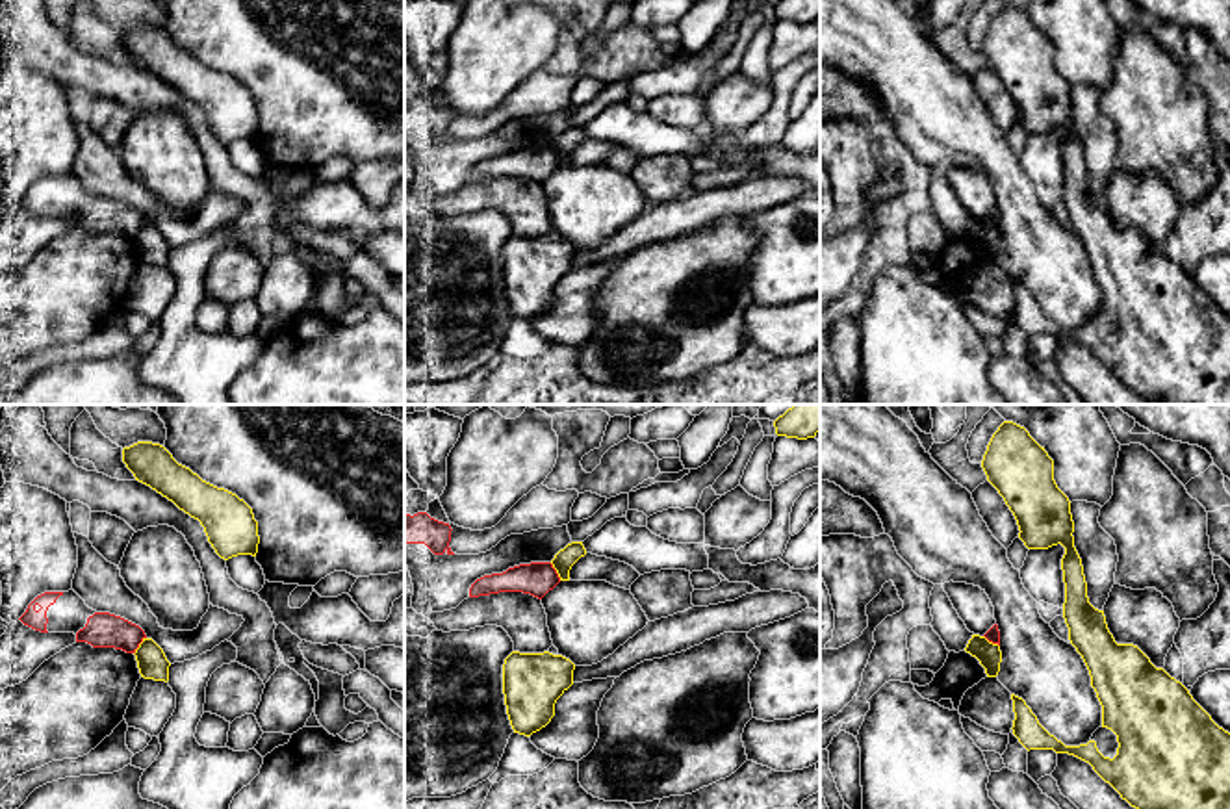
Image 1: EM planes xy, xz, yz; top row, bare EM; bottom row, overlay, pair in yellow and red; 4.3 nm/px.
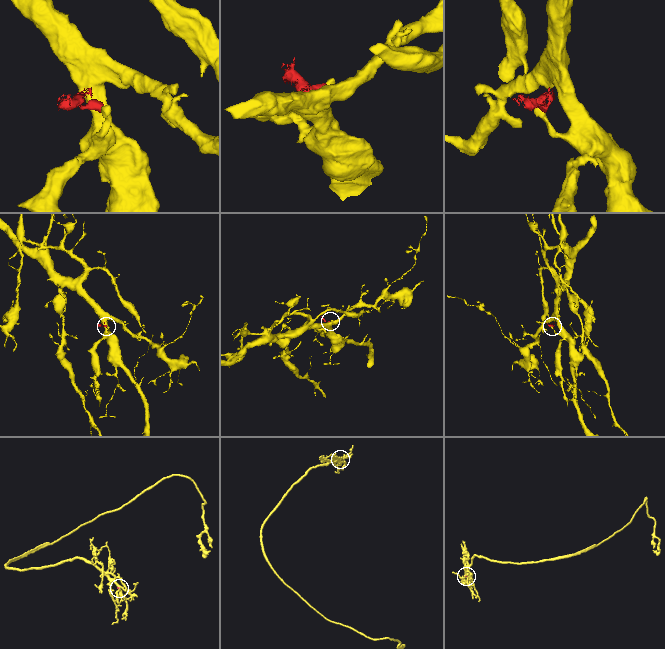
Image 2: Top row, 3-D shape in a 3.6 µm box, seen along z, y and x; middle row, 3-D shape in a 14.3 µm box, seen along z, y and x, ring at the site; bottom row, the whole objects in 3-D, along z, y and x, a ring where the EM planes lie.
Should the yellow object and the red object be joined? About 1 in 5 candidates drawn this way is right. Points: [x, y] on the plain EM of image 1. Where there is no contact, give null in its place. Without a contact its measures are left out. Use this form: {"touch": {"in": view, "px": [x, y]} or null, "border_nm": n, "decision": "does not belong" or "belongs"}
{"touch": {"in": "xy", "px": [140, 231]}, "border_nm": 90, "decision": "does not belong"}

